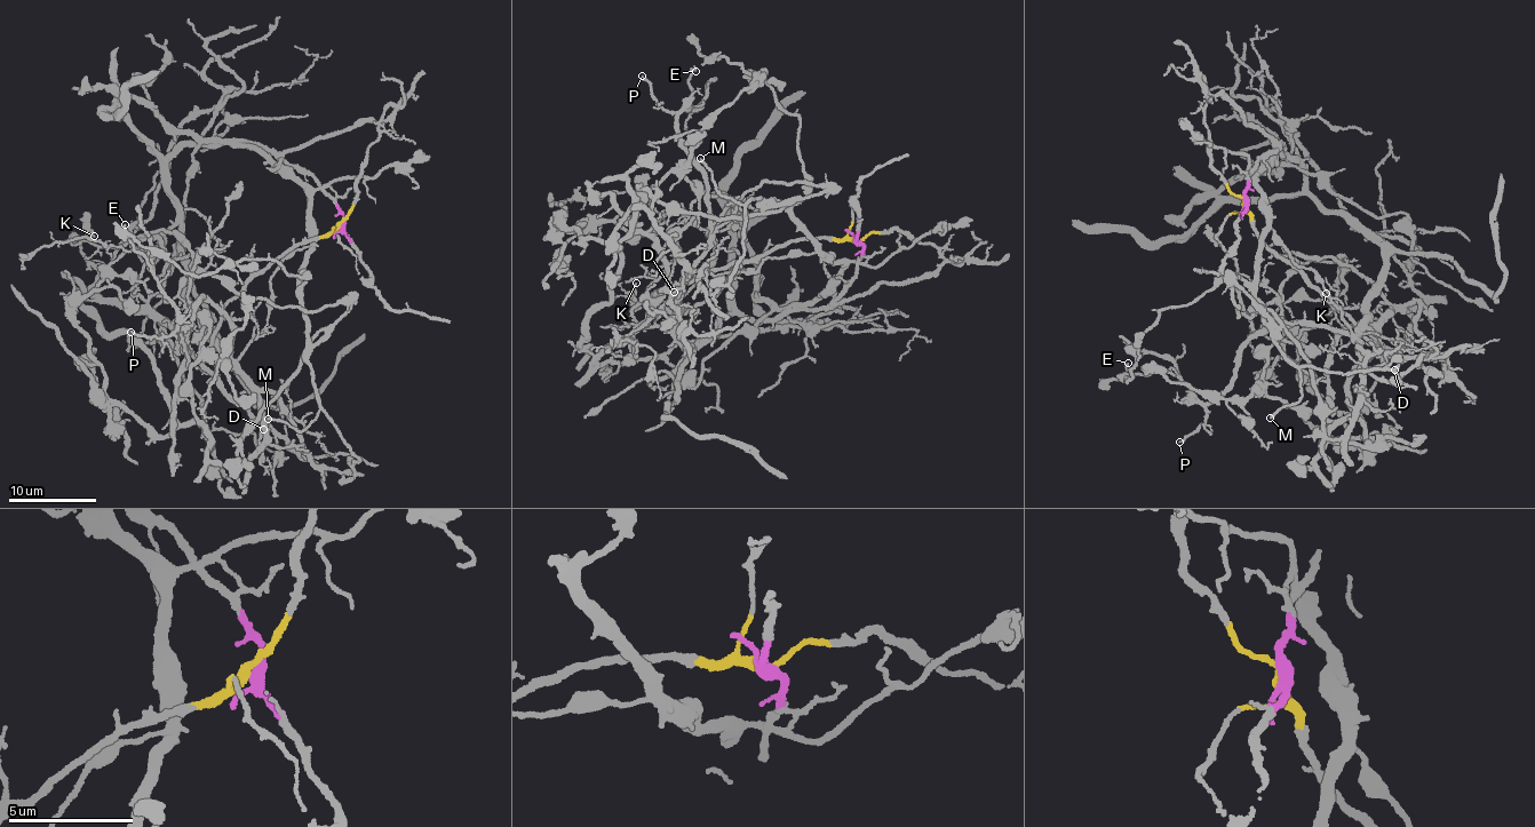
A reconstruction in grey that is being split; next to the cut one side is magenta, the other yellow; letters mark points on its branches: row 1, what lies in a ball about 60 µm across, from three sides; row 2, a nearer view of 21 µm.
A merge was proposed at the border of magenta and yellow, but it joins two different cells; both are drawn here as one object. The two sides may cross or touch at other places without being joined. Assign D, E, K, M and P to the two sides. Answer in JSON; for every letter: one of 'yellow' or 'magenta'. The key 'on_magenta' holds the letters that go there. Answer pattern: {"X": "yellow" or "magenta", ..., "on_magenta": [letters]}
{"D": "magenta", "E": "magenta", "K": "yellow", "M": "magenta", "P": "magenta", "on_magenta": ["D", "E", "M", "P"]}

